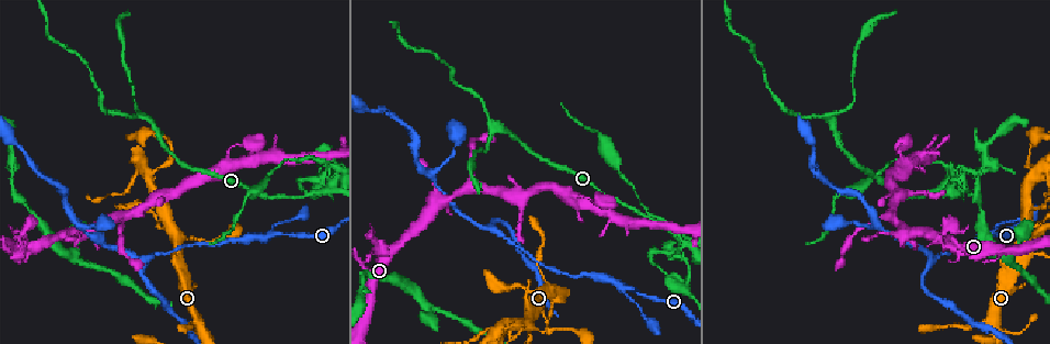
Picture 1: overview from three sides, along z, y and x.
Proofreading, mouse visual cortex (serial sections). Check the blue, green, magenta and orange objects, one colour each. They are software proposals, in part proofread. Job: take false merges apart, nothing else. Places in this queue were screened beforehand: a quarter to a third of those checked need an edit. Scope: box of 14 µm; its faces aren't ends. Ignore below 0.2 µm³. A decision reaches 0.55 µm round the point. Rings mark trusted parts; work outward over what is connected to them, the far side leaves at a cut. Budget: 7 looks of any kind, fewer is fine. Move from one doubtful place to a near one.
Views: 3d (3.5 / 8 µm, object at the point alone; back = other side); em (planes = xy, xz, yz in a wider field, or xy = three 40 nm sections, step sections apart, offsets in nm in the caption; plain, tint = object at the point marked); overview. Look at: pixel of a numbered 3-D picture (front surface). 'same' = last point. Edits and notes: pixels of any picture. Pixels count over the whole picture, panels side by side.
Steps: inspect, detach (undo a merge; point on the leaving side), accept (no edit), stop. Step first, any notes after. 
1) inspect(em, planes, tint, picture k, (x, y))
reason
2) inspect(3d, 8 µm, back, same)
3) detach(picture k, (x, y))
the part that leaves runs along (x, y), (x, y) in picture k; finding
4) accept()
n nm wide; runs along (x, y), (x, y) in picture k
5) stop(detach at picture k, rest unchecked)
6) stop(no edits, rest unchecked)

inspect(em, xy, step 1, tint, picture 1, (495, 232))
three arms meet

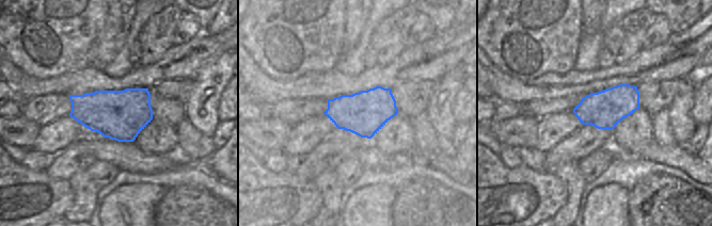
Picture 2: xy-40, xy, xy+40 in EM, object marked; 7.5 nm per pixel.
inspect(3d, 3.5 µm, same)
wider look

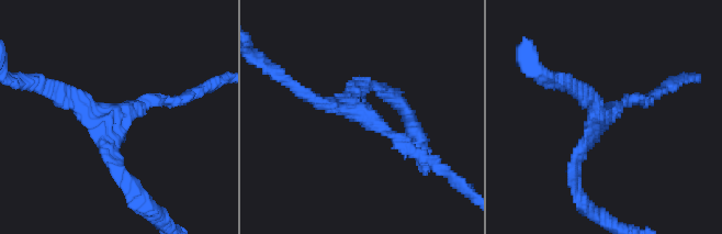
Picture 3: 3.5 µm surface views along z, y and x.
accept()
one cell here

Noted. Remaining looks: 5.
inspect(3d, 3.5 µm, picture 1, (31, 248))
abrupt turn

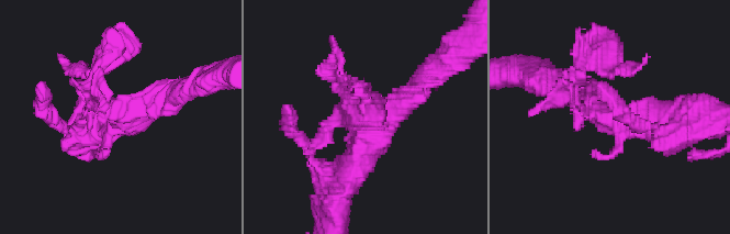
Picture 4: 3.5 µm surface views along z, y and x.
inspect(em, xy, step 3, tint, picture 4, (119, 115))

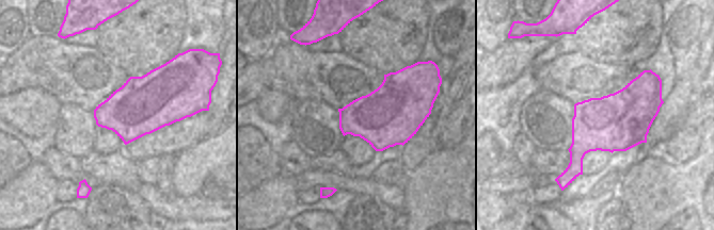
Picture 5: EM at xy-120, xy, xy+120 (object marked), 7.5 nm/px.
inspect(em, xy, step 5, tint, same)
another direction

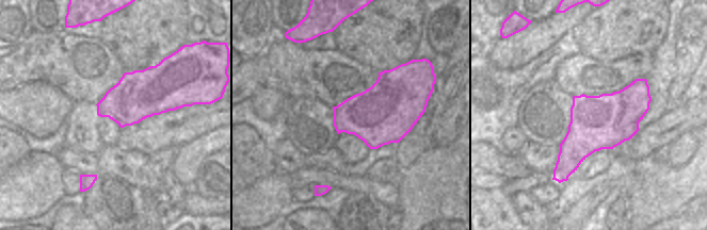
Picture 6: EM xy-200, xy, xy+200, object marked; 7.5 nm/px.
detach(picture 4, (93, 71))
the part that leaves runs along (108, 106), (98, 68), (132, 47) in picture 4; two cells meet here

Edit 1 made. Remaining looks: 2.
stop(detach at picture 4, rest unchecked)

